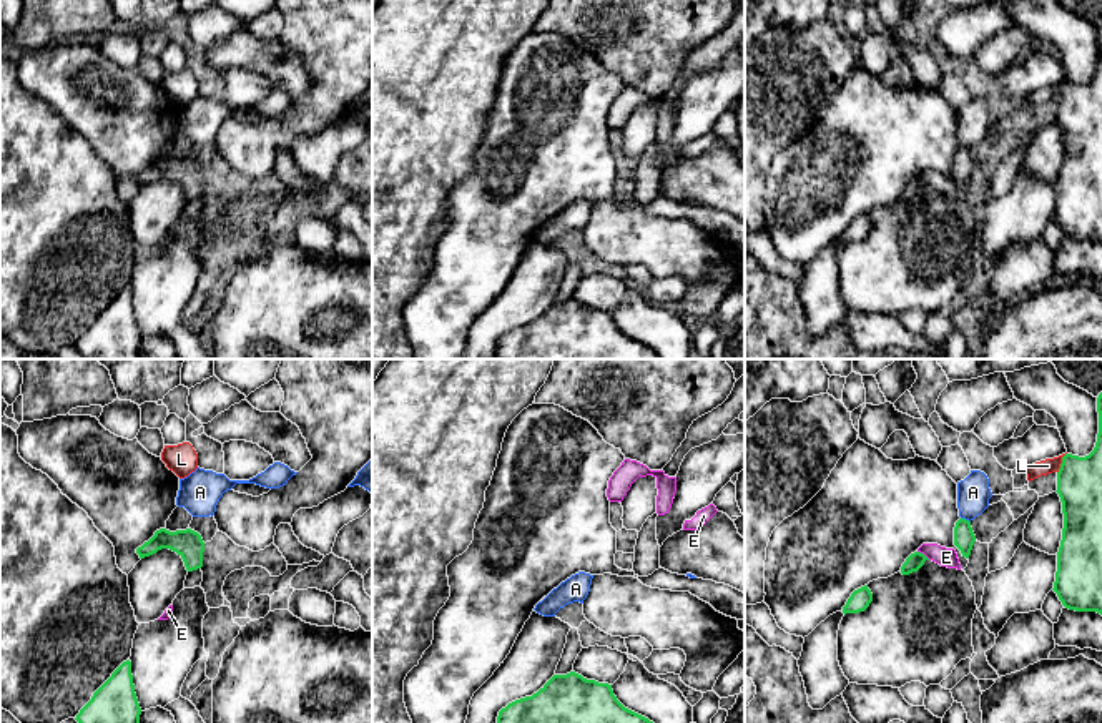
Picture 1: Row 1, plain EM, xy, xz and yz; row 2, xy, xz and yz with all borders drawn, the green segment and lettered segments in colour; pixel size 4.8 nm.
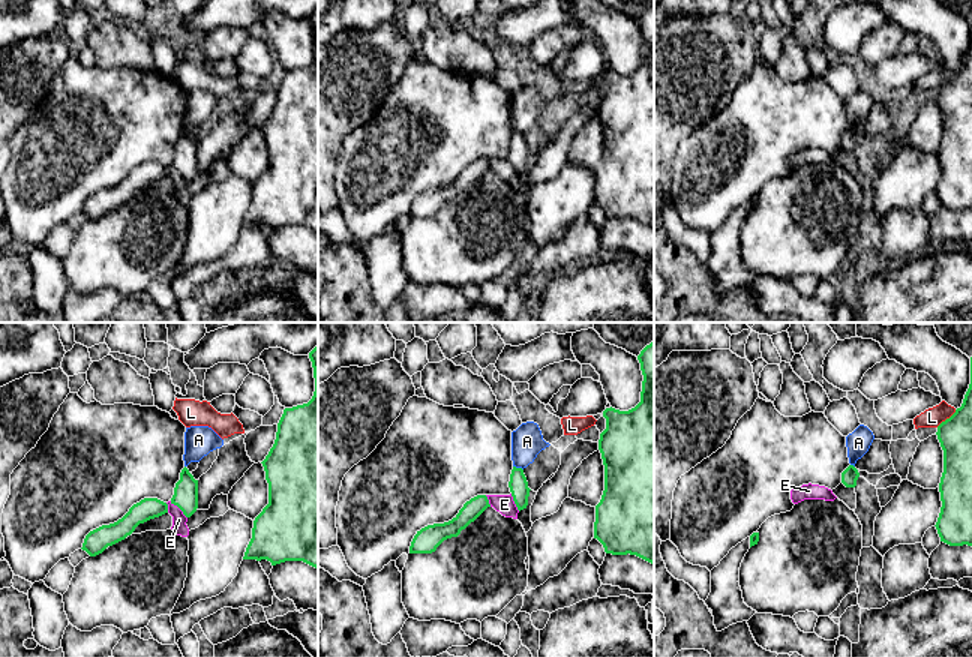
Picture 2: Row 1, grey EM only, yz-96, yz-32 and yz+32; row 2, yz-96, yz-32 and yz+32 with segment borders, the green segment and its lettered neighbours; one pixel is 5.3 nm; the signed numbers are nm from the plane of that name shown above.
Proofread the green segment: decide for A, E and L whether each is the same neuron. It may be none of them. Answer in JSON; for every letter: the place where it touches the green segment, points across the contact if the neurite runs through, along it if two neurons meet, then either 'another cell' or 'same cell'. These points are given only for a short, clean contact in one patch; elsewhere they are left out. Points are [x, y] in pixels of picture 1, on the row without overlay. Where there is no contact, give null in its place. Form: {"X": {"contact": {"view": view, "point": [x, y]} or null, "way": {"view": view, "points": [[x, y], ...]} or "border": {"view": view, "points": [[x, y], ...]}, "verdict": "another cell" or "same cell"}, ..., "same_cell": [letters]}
{"A": {"contact": {"view": "yz", "point": [964, 147]}, "border": {"view": "yz", "points": [[961, 145], [969, 150]]}, "verdict": "another cell"}, "E": {"contact": {"view": "yz", "point": [923, 181]}, "verdict": "another cell"}, "L": {"contact": {"view": "yz", "point": [1062, 90]}, "verdict": "another cell"}, "same_cell": []}

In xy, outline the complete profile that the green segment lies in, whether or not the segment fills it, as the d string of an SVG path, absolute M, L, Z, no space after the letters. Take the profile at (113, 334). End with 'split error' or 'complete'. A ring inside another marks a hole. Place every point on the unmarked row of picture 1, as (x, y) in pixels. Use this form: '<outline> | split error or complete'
M123 289L80 337L85 359L140 359L141 336L135 321L131 289Z | complete

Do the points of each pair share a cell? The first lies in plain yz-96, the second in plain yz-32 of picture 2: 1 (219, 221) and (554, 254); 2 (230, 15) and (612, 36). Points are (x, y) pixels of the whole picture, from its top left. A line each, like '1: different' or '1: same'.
1: different
2: different

